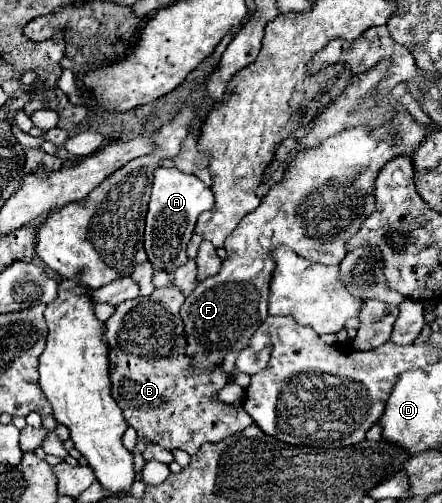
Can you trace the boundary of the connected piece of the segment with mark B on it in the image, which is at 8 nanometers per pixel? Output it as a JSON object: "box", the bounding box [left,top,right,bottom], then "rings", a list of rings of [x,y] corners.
{"box":[104,284,252,454],"rings":[[[176,284],[166,288],[156,288],[150,296],[132,298],[116,306],[116,312],[104,324],[104,342],[108,344],[108,360],[110,360],[110,382],[112,396],[120,404],[124,412],[124,420],[128,426],[136,428],[138,438],[146,438],[150,444],[160,444],[166,450],[180,448],[188,454],[194,454],[204,442],[220,442],[226,436],[238,434],[252,424],[252,418],[244,412],[242,406],[228,406],[216,400],[216,392],[228,382],[228,374],[216,366],[204,374],[188,374],[184,372],[184,326],[180,320],[180,304],[184,302],[184,294]]]}

